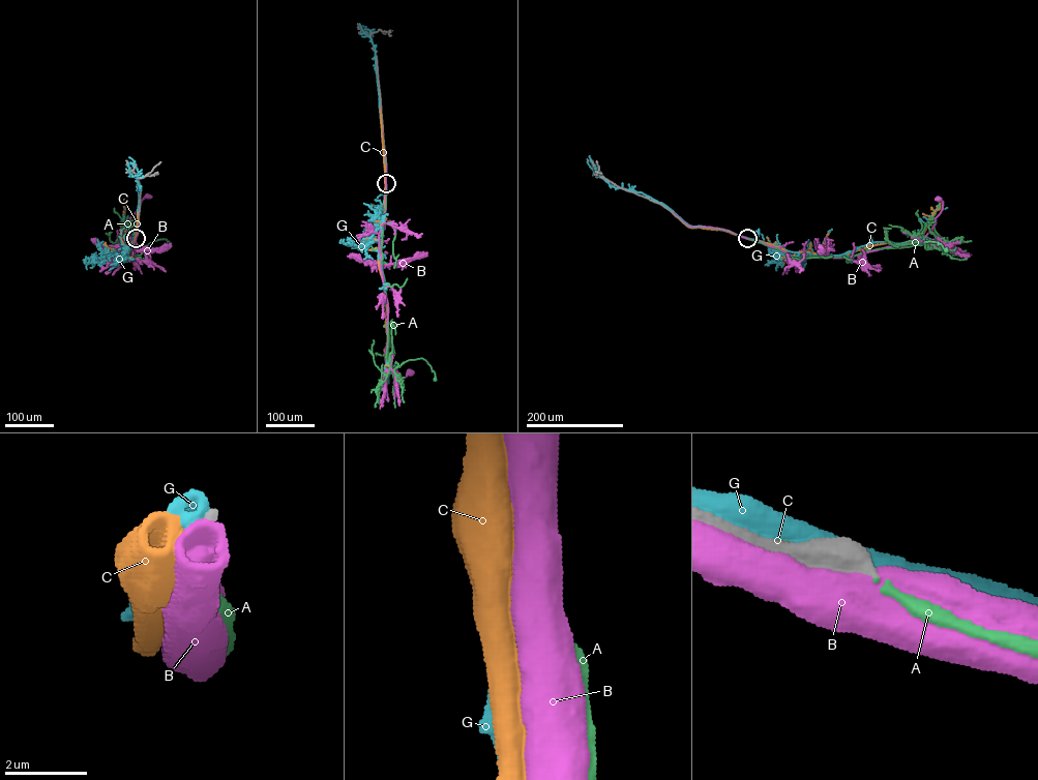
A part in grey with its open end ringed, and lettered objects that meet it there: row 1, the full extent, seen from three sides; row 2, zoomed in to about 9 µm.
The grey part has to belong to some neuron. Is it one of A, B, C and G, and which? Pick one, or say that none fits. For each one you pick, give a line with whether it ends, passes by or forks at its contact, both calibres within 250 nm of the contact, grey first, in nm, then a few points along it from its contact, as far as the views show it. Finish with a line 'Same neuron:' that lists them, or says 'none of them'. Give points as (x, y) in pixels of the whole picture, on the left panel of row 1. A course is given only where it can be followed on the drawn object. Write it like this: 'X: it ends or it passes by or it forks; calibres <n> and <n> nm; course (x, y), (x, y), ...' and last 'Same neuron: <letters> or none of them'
A: it ends; calibres 440 and 170 nm; course (136, 238), (127, 256), (123, 256), (126, 246), (122, 242), (139, 247), (166, 239), (168, 247)
Same neuron: A

